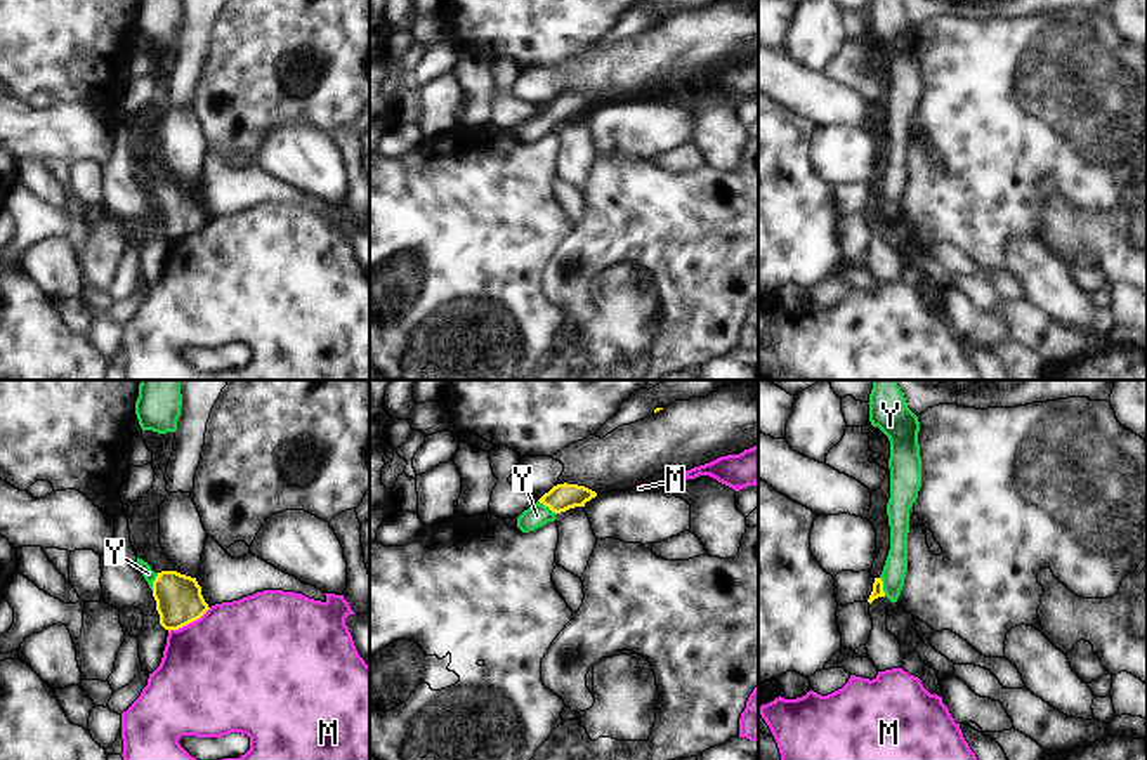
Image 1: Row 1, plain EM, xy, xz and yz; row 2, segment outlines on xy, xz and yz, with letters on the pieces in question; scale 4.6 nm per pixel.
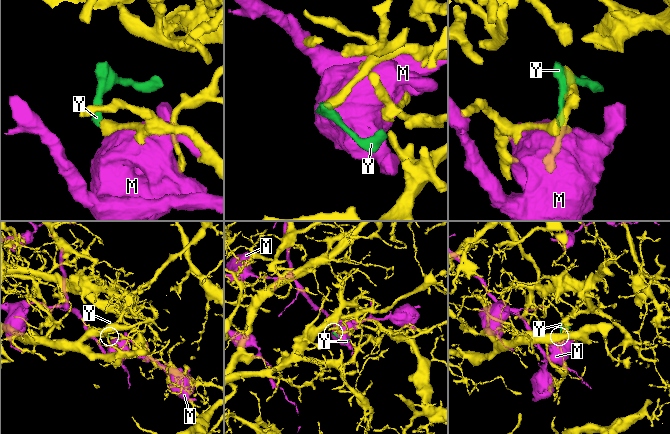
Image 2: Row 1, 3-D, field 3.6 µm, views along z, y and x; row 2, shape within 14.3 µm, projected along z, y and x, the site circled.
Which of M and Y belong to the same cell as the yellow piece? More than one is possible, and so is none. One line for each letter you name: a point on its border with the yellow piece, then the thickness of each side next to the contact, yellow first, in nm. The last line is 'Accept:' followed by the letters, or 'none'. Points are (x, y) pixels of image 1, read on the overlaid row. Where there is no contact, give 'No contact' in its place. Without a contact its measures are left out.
Y: Touches yellow at yz (882, 587). Thickness 50 nm (yellow) against 110 nm
Accept: Y

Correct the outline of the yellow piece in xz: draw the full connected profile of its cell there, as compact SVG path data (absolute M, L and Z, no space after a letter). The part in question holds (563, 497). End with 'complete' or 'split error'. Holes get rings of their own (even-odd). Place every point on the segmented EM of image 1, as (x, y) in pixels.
M557 484L517 517L517 527L522 533L534 531L547 522L554 522L557 514L574 507L585 507L595 496L597 493L585 486Z | split error

